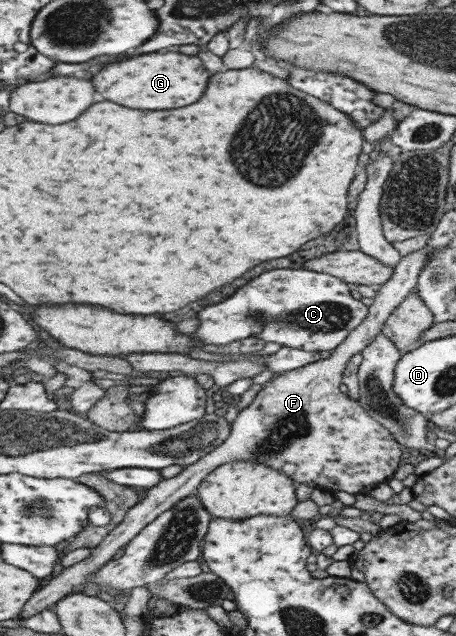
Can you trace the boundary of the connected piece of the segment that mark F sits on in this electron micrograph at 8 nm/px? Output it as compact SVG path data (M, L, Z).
M424 246L412 254L402 256L393 267L391 276L378 286L369 314L365 315L361 325L340 346L332 350L326 359L320 358L300 369L276 375L264 383L254 400L238 413L226 442L222 442L215 451L197 463L184 467L177 476L163 479L156 487L150 488L145 498L129 511L123 523L101 545L93 548L90 557L50 577L29 599L18 618L28 619L41 611L53 609L62 598L84 586L118 553L120 547L127 547L165 511L197 492L210 473L224 464L252 459L286 473L297 485L305 483L330 493L346 491L351 494L368 494L379 483L392 478L401 459L399 443L372 416L364 413L361 405L352 403L352 398L348 399L336 387L340 385L349 359L360 354L365 345L380 333L384 320L415 289L415 281L429 253L429 247Z

